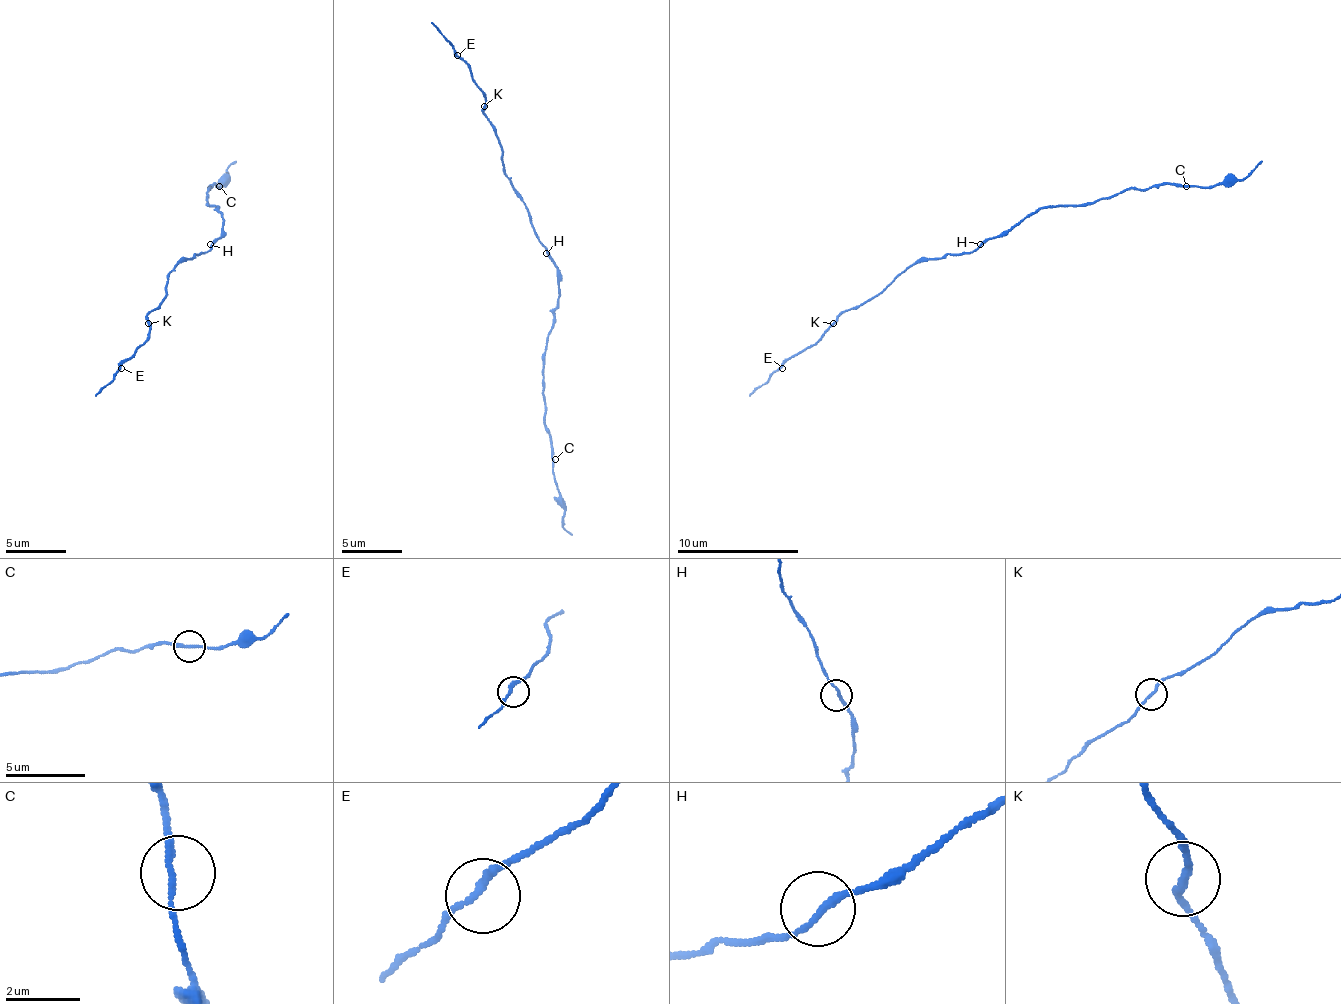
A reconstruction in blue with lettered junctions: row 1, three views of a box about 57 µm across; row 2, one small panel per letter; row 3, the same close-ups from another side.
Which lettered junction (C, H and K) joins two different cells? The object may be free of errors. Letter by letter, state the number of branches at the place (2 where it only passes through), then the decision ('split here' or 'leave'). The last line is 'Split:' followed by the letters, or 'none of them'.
C: 2 | leave
H: 2 | leave
K: 2 | split here
Split: K

